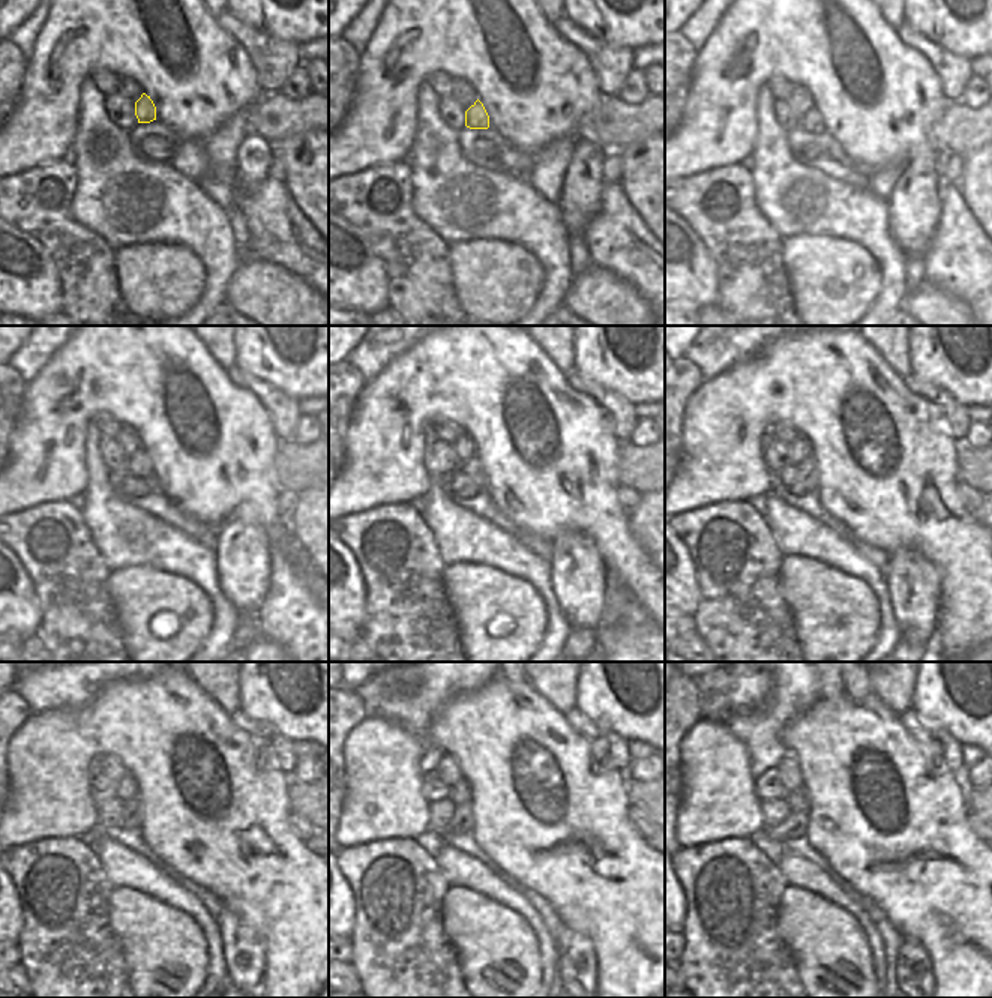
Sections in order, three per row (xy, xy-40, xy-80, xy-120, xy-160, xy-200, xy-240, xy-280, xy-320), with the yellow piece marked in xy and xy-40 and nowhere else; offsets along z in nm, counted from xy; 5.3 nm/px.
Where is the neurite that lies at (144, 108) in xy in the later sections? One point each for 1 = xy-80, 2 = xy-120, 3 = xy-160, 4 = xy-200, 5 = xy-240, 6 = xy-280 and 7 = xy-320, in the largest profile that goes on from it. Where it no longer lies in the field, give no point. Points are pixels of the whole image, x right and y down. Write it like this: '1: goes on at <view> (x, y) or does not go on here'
1: goes on at xy-80 (812, 122)
2: goes on at xy-120 (140, 465)
3: goes on at xy-160 (473, 468)
4: goes on at xy-200 (808, 474)
5: goes on at xy-240 (131, 818)
6: goes on at xy-280 (462, 821)
7: goes on at xy-320 (794, 827)

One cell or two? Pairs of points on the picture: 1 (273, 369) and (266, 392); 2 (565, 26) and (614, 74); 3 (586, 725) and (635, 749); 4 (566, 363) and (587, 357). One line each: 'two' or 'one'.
1: two
2: one
3: two
4: two

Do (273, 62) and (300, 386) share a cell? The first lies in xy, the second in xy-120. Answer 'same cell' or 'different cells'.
different cells

